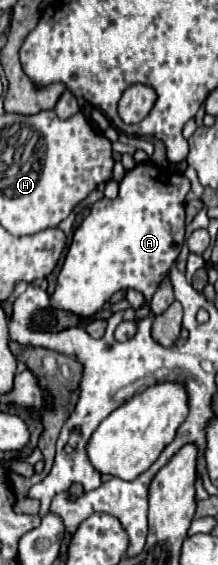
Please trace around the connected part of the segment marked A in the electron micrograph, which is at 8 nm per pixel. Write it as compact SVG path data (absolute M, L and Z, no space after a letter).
M150 162L126 172L120 182L120 194L114 200L98 200L74 232L56 290L50 298L52 306L88 318L100 310L114 292L136 288L144 295L145 302L135 310L134 321L144 319L149 313L152 294L176 262L184 244L184 198L188 190L190 182L184 174L168 174Z

